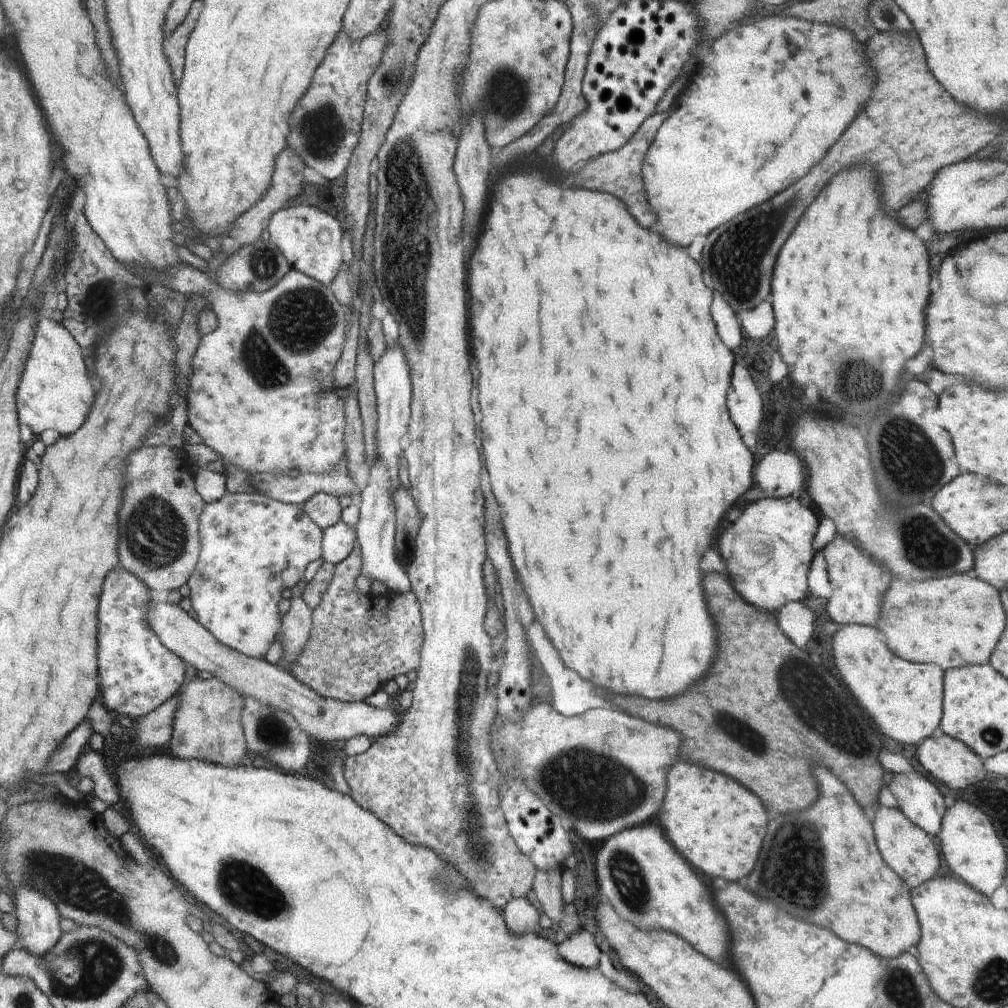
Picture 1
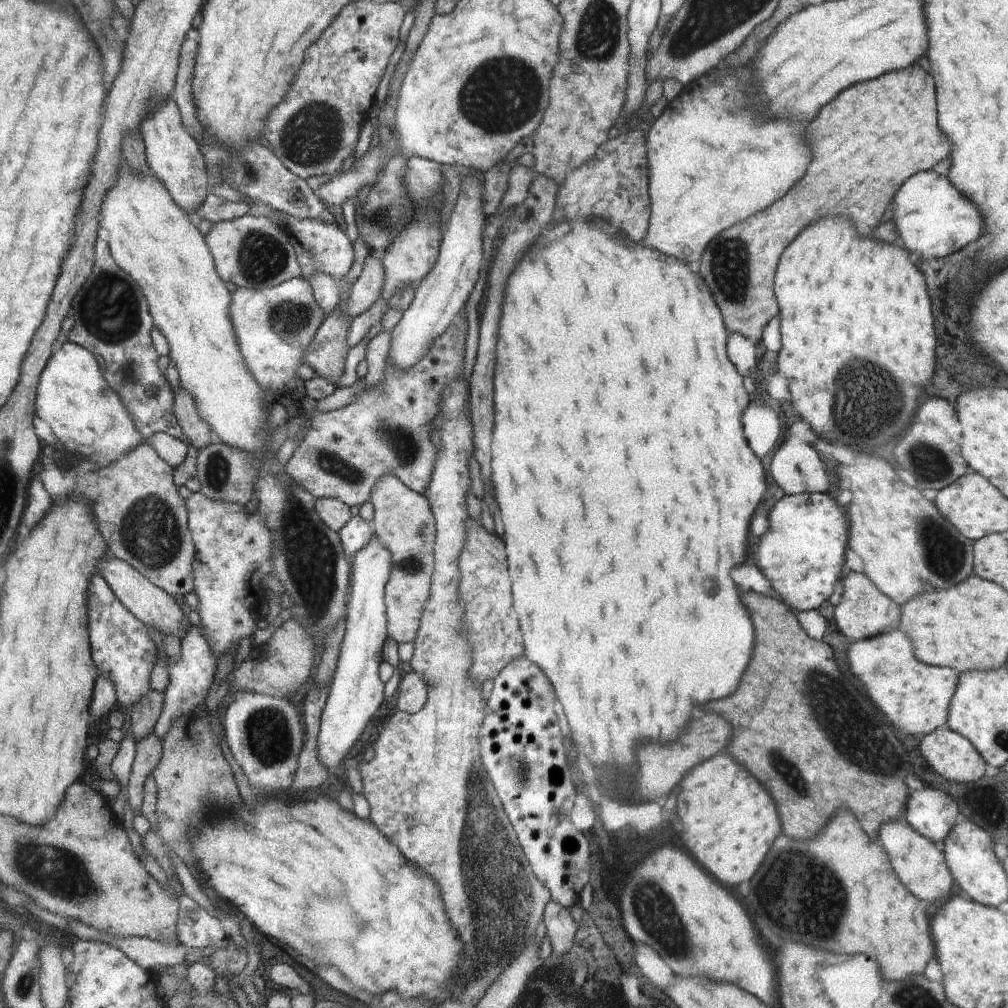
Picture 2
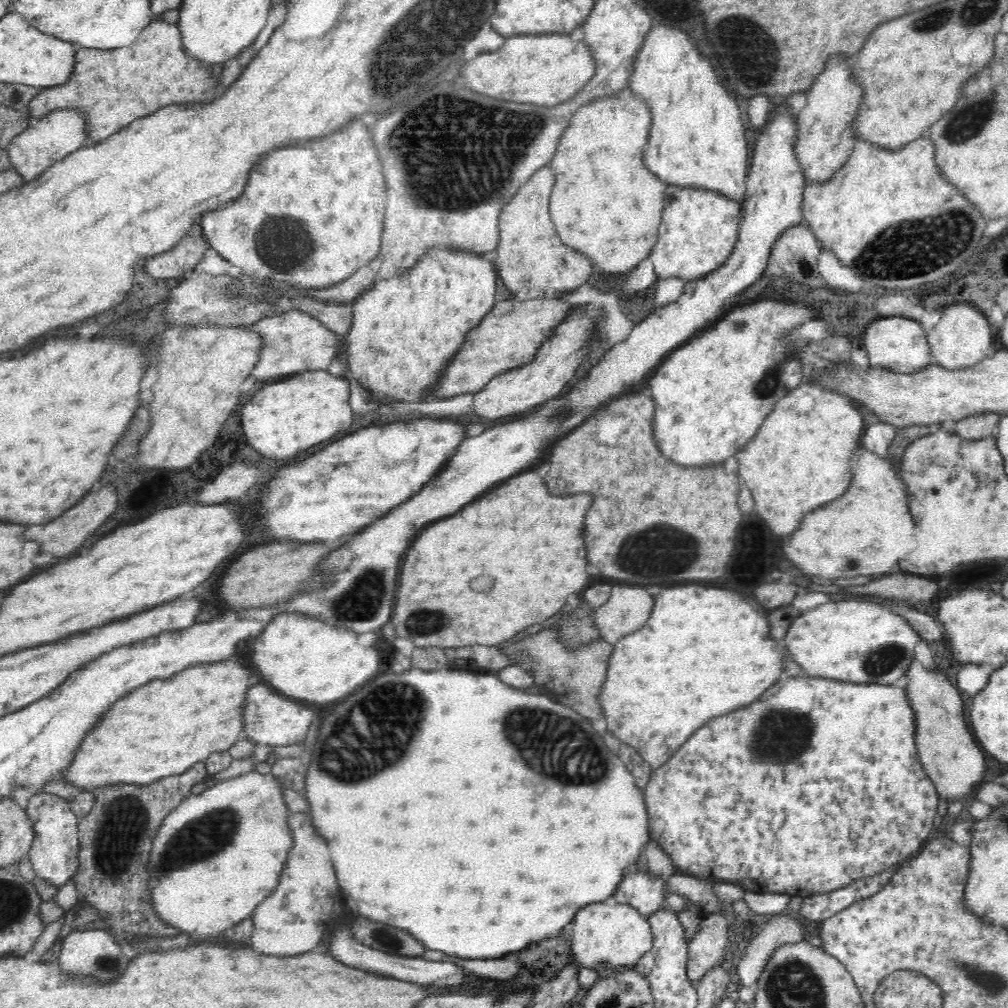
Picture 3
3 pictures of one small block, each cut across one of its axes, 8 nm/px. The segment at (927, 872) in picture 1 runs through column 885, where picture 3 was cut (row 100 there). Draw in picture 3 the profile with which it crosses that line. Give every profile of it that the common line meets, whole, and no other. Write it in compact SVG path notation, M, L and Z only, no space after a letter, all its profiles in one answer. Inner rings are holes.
M831 58L827 63L824 72L821 72L819 78L812 84L810 90L806 92L807 101L804 108L797 114L795 122L797 123L797 139L793 142L793 154L796 155L797 163L801 166L801 172L804 175L807 186L811 183L828 183L837 172L848 161L852 154L857 139L853 136L850 129L850 121L857 115L857 106L861 103L861 91L853 84L850 78L848 66L851 60L844 58Z

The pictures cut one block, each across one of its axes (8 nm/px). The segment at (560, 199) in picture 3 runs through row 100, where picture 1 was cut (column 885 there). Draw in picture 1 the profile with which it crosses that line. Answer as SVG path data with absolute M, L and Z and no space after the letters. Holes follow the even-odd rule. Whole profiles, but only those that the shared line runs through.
M960 573L911 581L892 578L875 627L883 632L887 647L896 656L913 663L937 664L946 672L966 664L988 663L1005 624L999 589L978 577Z

